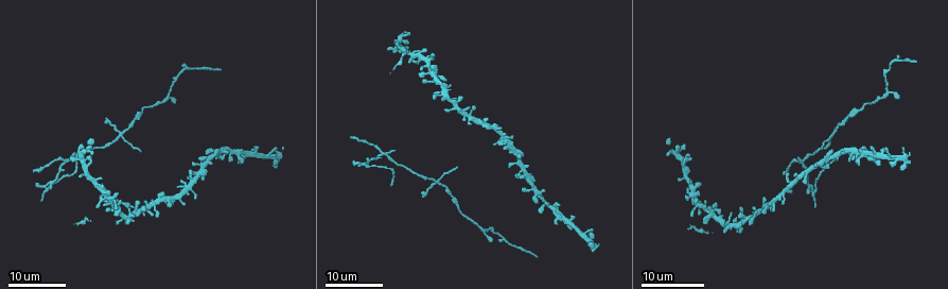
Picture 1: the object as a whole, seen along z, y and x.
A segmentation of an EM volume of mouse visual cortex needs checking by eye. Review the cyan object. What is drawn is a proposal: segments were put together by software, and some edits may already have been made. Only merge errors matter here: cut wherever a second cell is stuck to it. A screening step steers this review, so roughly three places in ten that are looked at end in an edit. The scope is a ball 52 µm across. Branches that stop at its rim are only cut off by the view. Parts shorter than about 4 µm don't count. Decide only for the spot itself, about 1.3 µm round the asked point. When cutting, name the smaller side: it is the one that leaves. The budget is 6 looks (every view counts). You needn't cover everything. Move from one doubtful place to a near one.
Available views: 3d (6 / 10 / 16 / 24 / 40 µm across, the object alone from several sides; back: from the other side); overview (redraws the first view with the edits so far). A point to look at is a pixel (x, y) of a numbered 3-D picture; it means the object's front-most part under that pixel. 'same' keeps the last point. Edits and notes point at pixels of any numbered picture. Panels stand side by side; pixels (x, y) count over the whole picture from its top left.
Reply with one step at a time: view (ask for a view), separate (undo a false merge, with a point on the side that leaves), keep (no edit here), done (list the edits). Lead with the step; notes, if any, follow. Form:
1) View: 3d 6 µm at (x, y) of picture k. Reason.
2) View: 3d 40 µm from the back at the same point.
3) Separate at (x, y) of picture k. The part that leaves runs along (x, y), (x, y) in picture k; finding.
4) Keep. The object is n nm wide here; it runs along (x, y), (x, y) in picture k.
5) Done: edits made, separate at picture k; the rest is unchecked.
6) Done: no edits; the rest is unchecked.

View: 3d 16 µm at (418, 56) of picture 1. Four or more arms meet.

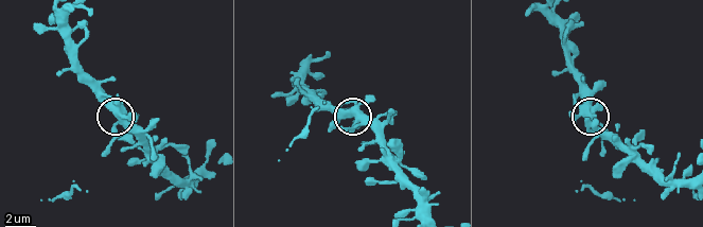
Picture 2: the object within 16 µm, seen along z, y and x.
View: 3d 10 µm at (359, 121) of picture 2. Zoom in.

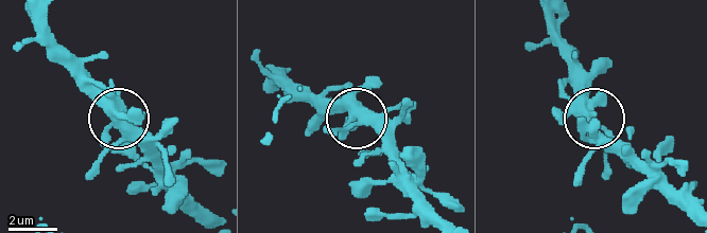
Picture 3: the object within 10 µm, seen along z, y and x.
Keep. It runs along (442, 216), (368, 125), (327, 130) in picture 3; all the same cell.

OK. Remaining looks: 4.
View: 3d 24 µm at (62, 163) of picture 1. Branch point.

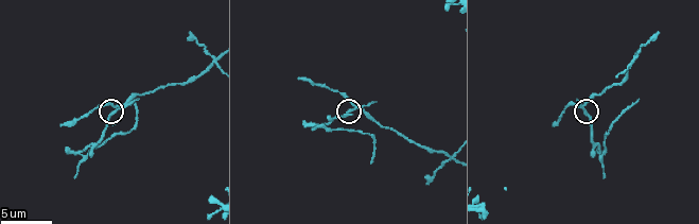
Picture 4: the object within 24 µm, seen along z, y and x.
View: 3d 10 µm at (584, 113) of picture 4.

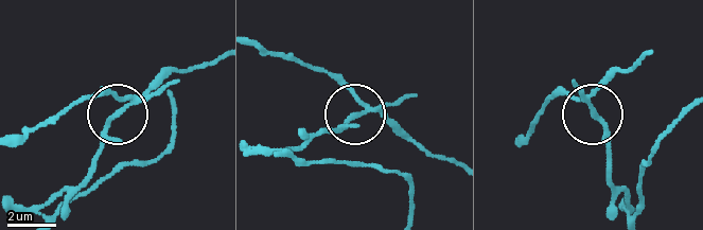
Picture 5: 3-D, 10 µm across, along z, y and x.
Separate at (109, 117) of picture 5. The object is 170 nm wide here; the part that leaves runs along (590, 100), (610, 179), (632, 215), (653, 148), (693, 108) in picture 5; a second cell is stuck on.

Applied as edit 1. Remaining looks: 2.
View: 3d 16 µm at (452, 157) of picture 4. Four-way junction.

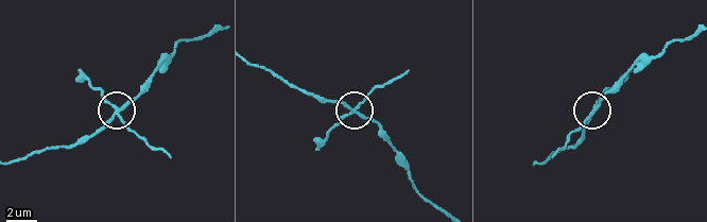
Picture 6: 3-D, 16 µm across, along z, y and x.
View: 3d 6 µm at (117, 113) of picture 6.

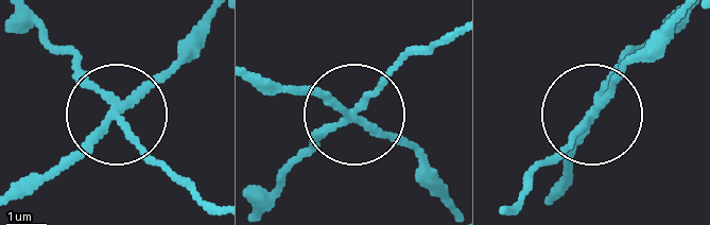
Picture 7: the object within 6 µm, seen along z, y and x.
Separate at (142, 148) of picture 7. The object is 170 nm wide here; a second cell is stuck on.

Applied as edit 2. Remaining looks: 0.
Done: edits made, separate at picture 5, separate at picture 7; the rest is unchecked.

